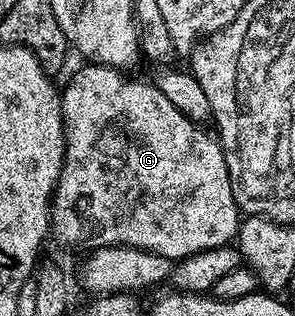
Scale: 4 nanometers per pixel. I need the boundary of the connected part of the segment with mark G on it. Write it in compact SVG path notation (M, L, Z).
M84 64L84 67L73 76L68 82L68 87L63 87L60 95L60 107L62 108L62 120L64 121L64 163L60 168L60 178L56 181L55 189L52 192L50 201L50 238L56 241L60 246L88 246L87 248L99 248L101 246L133 246L139 250L150 250L158 256L166 256L173 260L179 260L190 256L194 252L202 252L206 248L218 248L219 246L229 245L236 237L236 231L240 229L242 221L242 211L234 200L234 192L232 191L232 181L230 180L230 172L226 168L226 160L224 159L224 149L221 148L219 141L211 133L210 135L204 131L203 125L197 124L189 120L186 116L182 116L182 112L178 112L178 108L174 108L174 104L170 104L170 100L162 93L159 85L148 82L131 82L128 78L123 78L119 69L110 66L101 66L99 64Z

